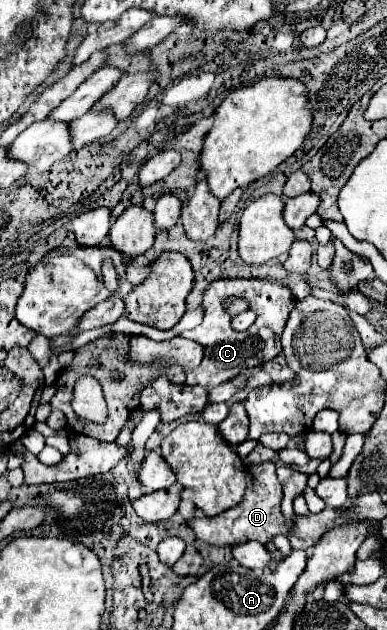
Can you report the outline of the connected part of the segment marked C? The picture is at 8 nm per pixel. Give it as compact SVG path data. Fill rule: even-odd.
M218 279L212 281L206 289L206 297L202 301L204 307L204 321L202 325L184 331L182 335L194 341L202 341L206 345L204 361L200 367L186 373L188 385L204 385L204 387L216 387L224 381L230 381L238 377L246 369L254 369L270 359L274 359L280 351L280 335L284 331L284 323L288 321L288 315L292 307L296 305L296 299L288 287L282 287L278 283L270 283L266 279ZM232 297L246 299L250 303L250 309L254 309L256 323L244 331L236 333L230 327L232 317L226 313L226 303Z

